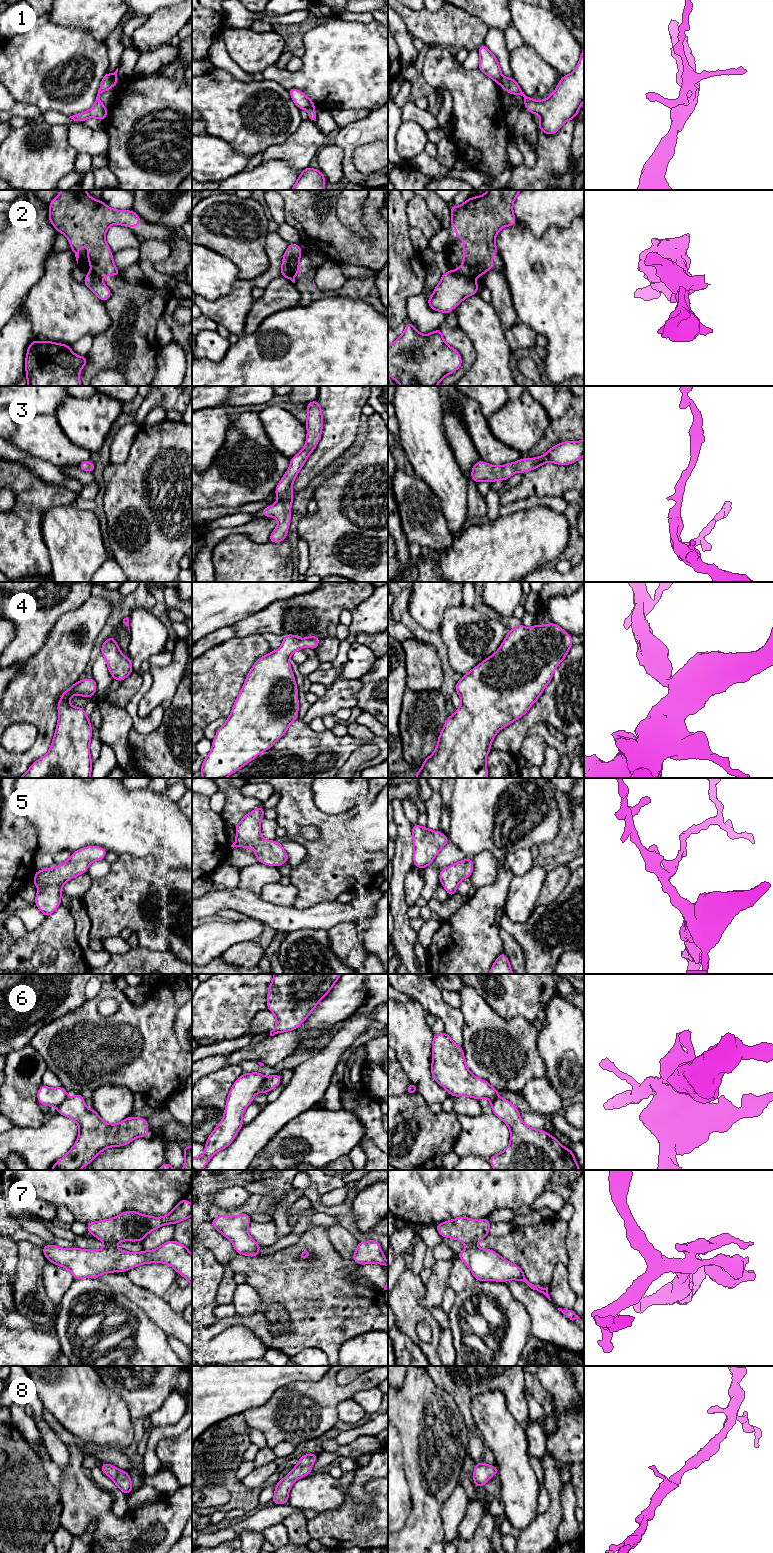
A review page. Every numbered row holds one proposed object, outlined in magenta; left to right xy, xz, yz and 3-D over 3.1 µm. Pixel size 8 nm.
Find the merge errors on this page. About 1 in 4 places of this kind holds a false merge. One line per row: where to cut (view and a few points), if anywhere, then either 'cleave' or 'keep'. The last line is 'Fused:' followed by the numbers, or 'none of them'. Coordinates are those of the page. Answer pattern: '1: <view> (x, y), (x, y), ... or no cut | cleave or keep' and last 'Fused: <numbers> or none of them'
1: yz (502, 77), (501, 85) | cleave
2: xz (298, 259), (290, 279) | cleave
3: no cut | keep
4: no cut | keep
5: no cut | keep
6: xz (265, 1077), (256, 1092) | cleave
7: yz (475, 1244), (468, 1246) | cleave
8: no cut | keep
Fused: 1, 2, 6, 7

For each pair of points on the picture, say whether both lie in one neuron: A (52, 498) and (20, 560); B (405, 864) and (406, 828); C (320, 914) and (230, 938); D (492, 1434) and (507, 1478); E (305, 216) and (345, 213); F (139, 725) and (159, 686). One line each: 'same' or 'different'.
A: same
B: same
C: different
D: same
E: different
F: different

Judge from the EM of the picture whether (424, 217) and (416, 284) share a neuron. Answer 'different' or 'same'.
same

